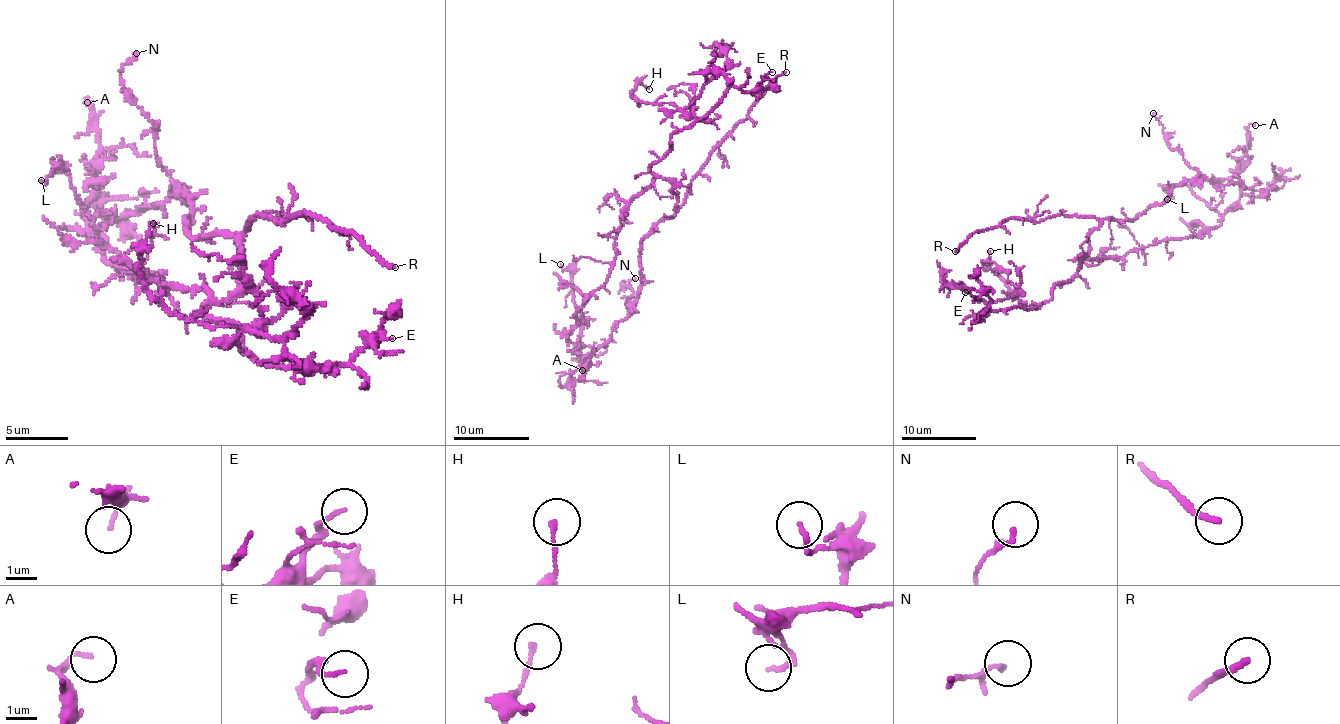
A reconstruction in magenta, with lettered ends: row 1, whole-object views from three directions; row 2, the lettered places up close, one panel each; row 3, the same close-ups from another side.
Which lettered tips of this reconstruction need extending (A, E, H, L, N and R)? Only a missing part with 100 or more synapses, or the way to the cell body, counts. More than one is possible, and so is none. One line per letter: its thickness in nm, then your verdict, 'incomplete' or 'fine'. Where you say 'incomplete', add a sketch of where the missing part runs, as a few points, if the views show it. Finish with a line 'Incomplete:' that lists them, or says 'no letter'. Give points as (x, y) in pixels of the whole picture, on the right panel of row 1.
A: 110 nm | fine
E: 120 nm | fine
H: 110 nm | fine
L: 130 nm | fine
N: 130 nm | fine
R: 200 nm | incomplete
Incomplete: R

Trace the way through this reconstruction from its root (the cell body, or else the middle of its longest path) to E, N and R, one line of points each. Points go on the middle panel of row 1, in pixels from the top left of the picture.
E: (650, 169), (666, 156), (673, 133), (705, 117), (731, 86), (750, 91), (772, 72)
N: (650, 169), (678, 202), (641, 242), (642, 282), (629, 310), (633, 290), (621, 283), (635, 278)
R: (650, 169), (672, 184), (676, 206), (681, 204), (712, 150), (786, 72)

